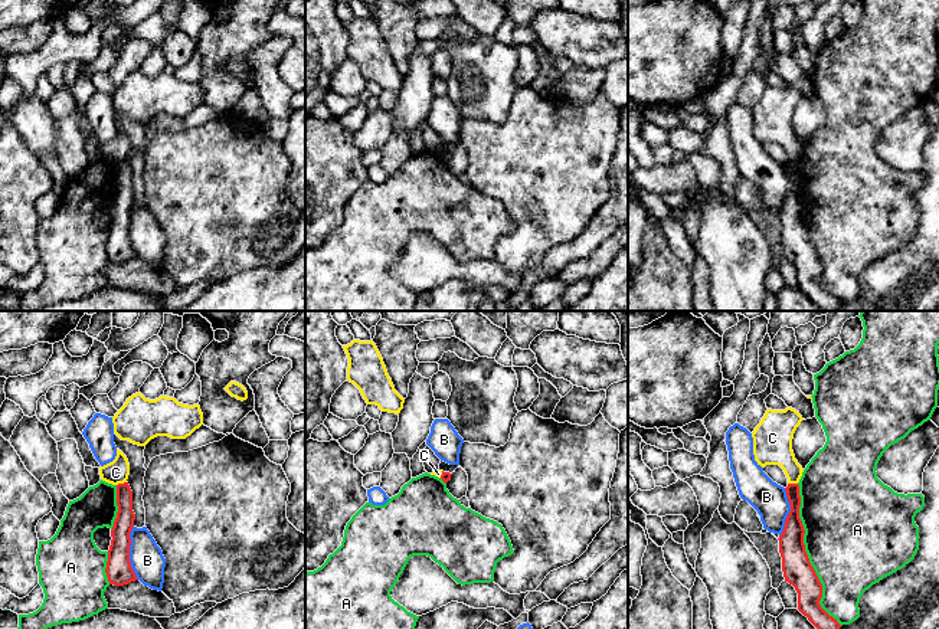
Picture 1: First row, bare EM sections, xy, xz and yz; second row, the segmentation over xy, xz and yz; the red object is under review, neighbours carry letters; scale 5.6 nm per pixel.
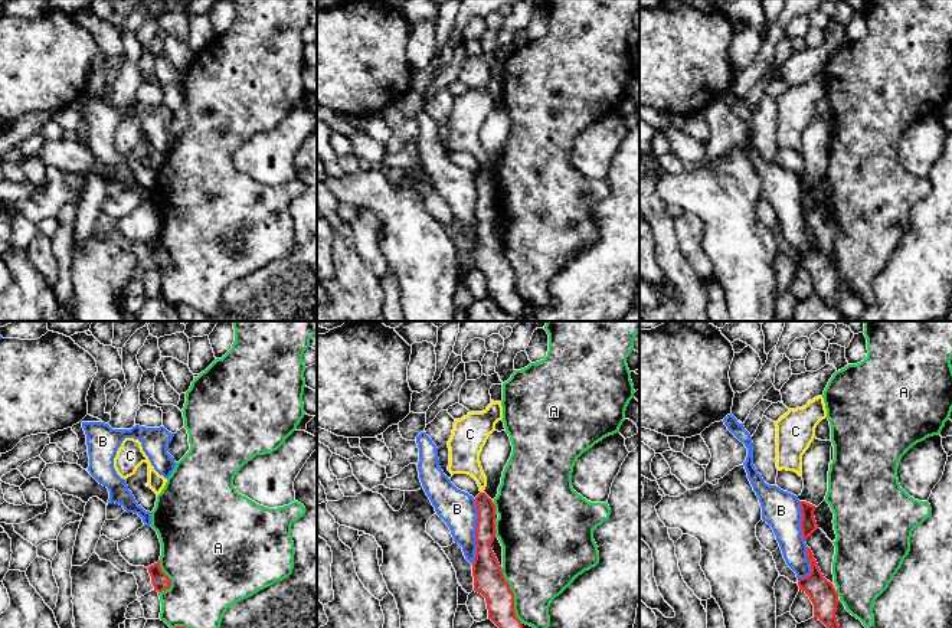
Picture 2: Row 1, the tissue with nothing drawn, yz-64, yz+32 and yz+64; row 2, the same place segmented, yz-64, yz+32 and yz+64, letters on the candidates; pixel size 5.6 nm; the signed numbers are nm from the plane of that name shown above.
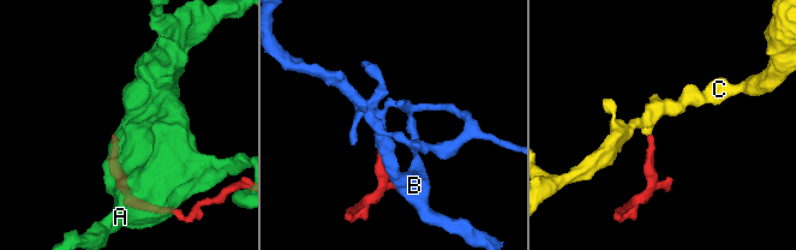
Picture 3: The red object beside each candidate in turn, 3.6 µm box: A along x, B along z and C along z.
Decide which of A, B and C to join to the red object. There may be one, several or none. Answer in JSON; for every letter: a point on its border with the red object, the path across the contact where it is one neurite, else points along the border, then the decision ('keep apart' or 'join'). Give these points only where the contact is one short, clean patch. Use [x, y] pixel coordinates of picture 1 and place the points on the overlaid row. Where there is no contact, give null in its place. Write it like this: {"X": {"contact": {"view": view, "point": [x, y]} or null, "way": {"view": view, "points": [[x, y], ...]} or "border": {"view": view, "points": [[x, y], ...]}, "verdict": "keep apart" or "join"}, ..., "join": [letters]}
{"A": {"contact": {"view": "yz", "point": [807, 556]}, "verdict": "keep apart"}, "B": {"contact": {"view": "xy", "point": [128, 553]}, "verdict": "keep apart"}, "C": {"contact": {"view": "xy", "point": [121, 484]}, "border": {"view": "xy", "points": [[126, 481], [117, 485]]}, "verdict": "keep apart"}, "join": []}

